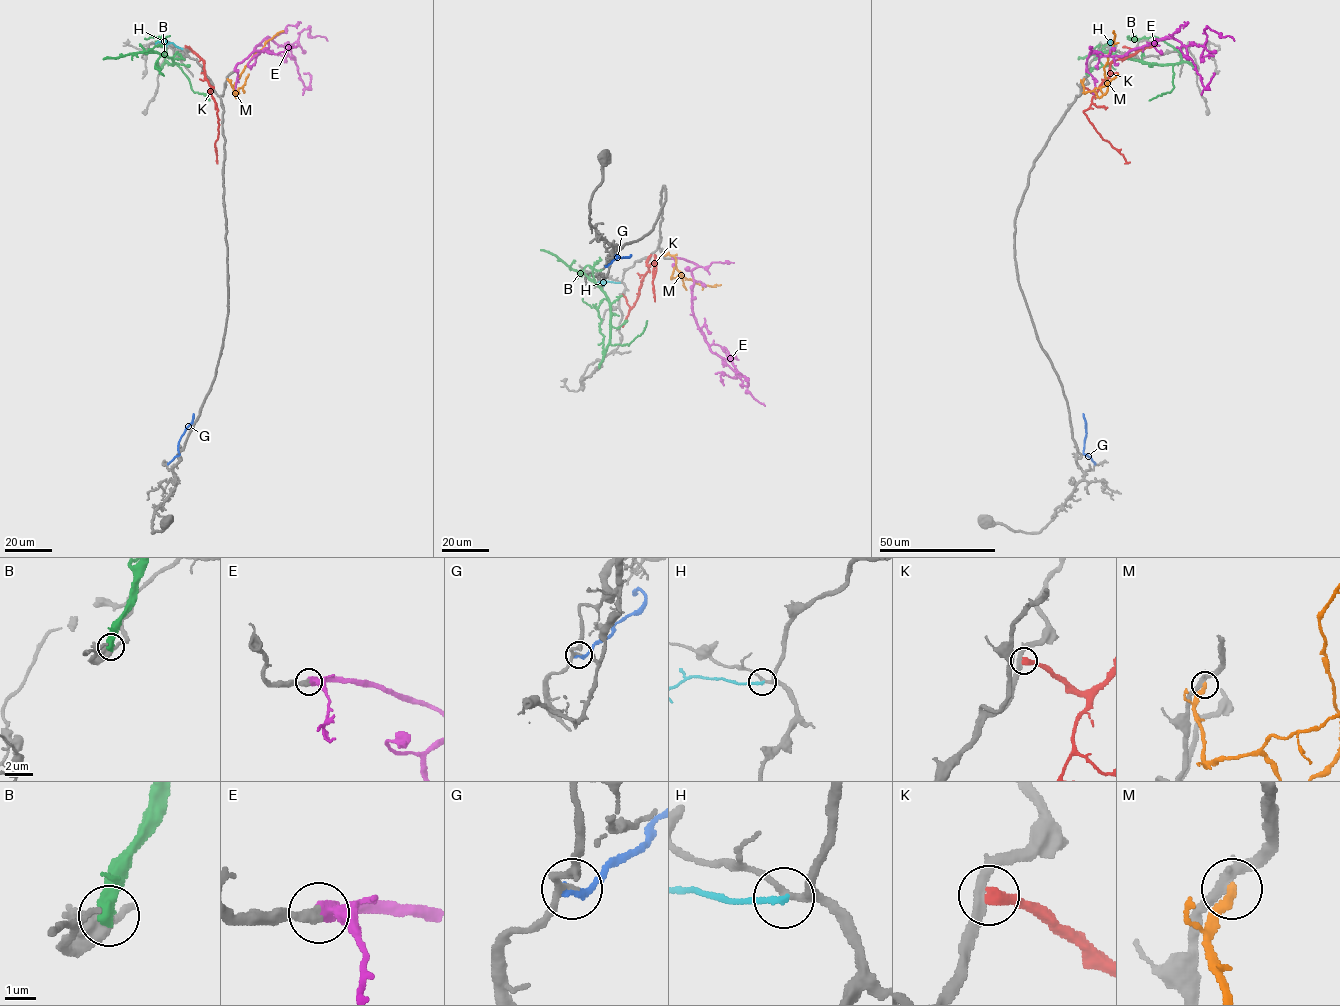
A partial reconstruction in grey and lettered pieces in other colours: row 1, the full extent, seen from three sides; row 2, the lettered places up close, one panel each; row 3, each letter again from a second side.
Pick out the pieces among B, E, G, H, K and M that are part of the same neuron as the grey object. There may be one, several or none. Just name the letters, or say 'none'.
E

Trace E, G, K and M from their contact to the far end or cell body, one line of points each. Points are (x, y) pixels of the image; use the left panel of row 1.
E: (234, 71), (267, 38), (298, 46), (308, 27), (312, 37), (327, 40)
G: (168, 463), (179, 454), (178, 442), (193, 413)
K: (213, 87), (210, 90), (218, 109), (218, 136), (215, 142), (217, 162)
M: (227, 79), (236, 92), (238, 91), (236, 97), (234, 85), (245, 66), (267, 41), (283, 31)

